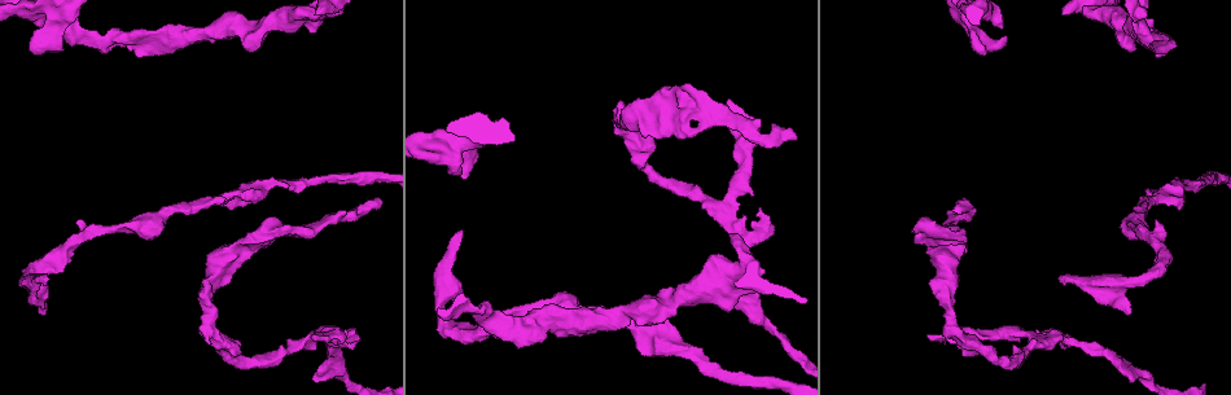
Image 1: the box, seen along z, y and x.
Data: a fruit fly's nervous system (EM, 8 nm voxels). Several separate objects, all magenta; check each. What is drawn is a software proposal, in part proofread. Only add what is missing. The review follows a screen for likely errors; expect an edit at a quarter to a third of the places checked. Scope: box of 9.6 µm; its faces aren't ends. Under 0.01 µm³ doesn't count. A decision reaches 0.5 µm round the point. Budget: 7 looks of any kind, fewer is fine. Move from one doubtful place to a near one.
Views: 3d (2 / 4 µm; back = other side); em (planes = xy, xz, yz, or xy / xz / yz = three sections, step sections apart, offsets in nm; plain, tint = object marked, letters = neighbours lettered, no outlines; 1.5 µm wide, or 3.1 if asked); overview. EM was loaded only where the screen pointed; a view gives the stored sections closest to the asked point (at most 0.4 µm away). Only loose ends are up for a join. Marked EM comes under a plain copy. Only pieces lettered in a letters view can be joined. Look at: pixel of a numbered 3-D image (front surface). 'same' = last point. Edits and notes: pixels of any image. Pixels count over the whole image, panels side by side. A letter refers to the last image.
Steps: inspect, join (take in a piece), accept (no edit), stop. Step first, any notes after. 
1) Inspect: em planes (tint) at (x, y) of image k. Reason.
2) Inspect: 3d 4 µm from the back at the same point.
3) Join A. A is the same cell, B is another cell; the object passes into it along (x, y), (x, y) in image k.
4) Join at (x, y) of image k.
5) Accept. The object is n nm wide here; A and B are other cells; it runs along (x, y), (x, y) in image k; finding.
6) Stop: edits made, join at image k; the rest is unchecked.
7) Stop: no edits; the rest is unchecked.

Inspect: em xz step 8 (letters) at (921, 245) of image 1. An open end.

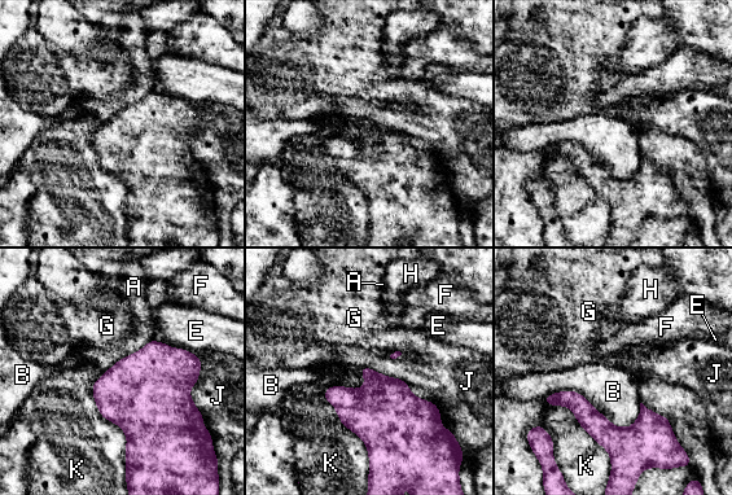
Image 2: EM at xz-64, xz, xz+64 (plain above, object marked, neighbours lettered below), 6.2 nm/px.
Inspect: em yz step 4 (letters) at the same point.

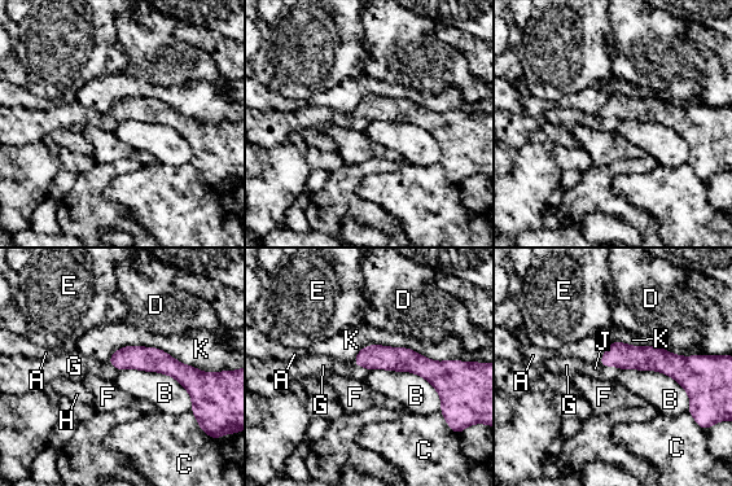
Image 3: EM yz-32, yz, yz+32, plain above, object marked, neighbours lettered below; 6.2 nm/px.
Accept. A, B, C, D, E, F, G, H, J and K are other cells; it runs along (603, 362), (656, 358), (693, 390) in image 3; none of them fits.

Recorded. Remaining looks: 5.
Inspect: em planes (tint) at (1002, 25) of image 1.

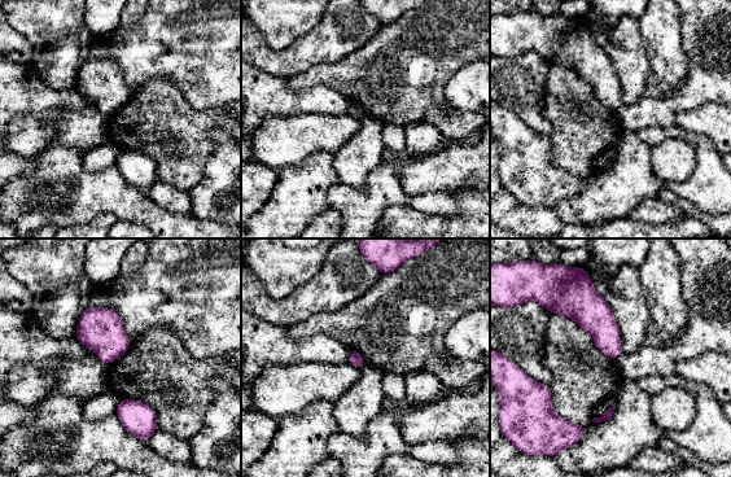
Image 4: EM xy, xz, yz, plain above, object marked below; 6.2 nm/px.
Inspect: em planes (letters) at the same point. See the neighbours.

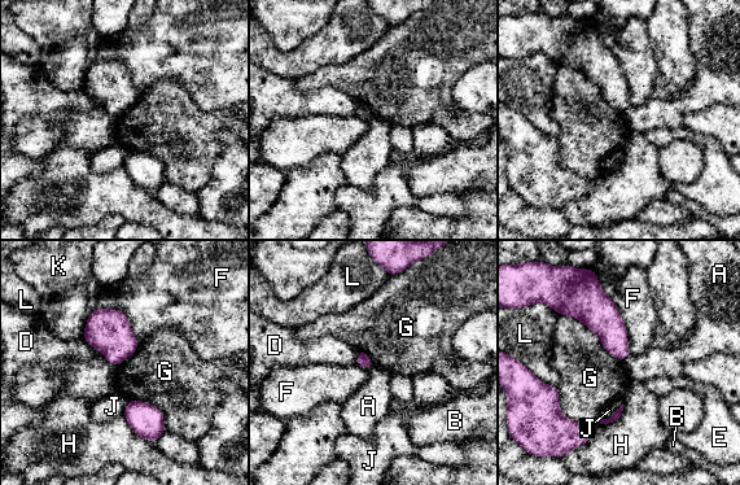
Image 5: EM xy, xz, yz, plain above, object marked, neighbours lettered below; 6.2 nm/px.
Accept. A, B, D, E, F, G, H, J, K and L are other cells; a border runs along (559, 314), (579, 319), (624, 362) in image 5; none of them fits.

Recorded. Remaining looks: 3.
Inspect: em planes (tint) at (736, 303) of image 1.

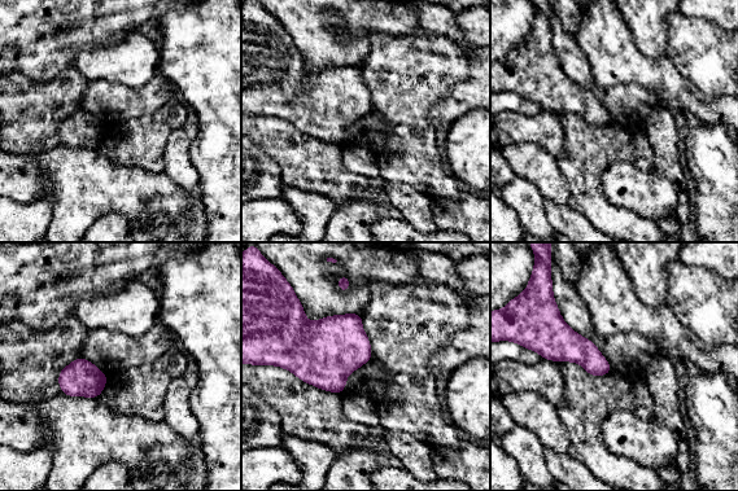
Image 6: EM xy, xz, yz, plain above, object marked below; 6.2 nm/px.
Inspect: em planes (letters) at the same point. See the neighbours.

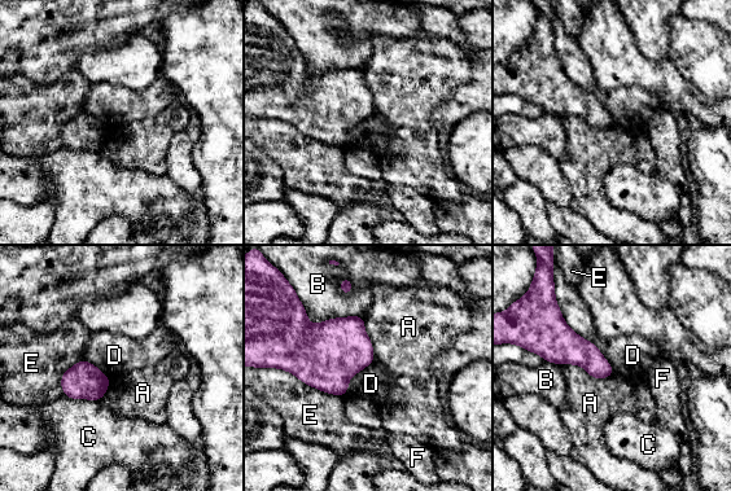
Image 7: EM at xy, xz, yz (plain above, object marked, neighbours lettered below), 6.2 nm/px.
Accept. The longest contact is with D, 550 nm; A, B, C, D, E and F are other cells; none of them fits.

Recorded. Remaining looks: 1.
Stop: no edits; the rest is unchecked.

